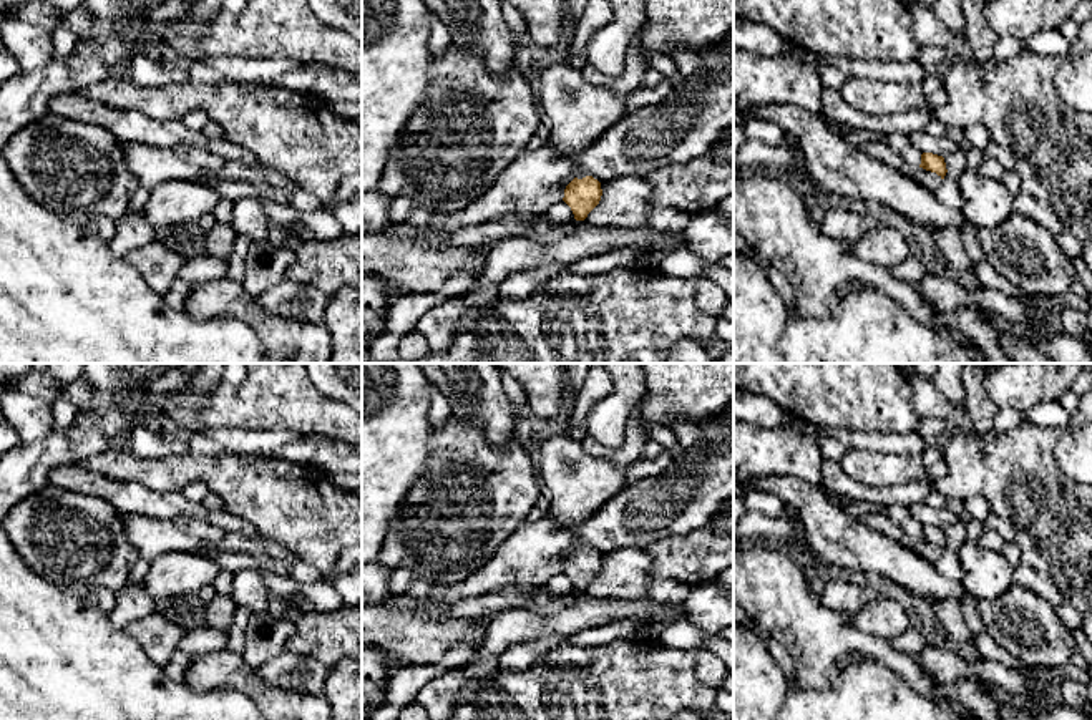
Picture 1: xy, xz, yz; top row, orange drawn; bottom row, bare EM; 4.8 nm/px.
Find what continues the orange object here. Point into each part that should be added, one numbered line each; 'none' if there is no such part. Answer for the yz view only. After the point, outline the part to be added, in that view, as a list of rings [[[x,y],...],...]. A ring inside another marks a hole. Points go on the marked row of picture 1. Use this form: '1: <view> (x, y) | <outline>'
1: yz (898, 141) | [[[899,131],[890,133],[890,134],[876,134],[878,143],[883,143],[901,154],[901,158],[911,164],[919,166],[921,164],[921,151],[918,151],[913,143],[909,141],[908,134],[903,134]]]

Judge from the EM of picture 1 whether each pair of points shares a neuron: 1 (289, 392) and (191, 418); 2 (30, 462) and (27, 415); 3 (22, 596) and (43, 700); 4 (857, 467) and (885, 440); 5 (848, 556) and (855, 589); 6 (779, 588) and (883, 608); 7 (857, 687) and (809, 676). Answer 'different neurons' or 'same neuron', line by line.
1: same neuron
2: different neurons
3: same neuron
4: different neurons
5: different neurons
6: different neurons
7: different neurons

